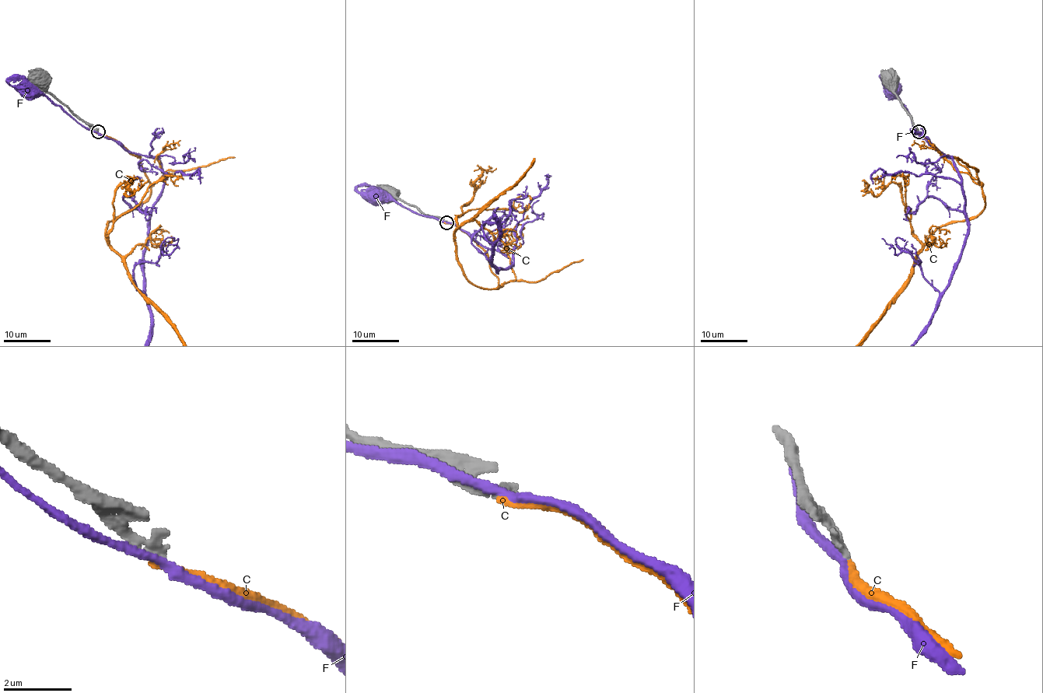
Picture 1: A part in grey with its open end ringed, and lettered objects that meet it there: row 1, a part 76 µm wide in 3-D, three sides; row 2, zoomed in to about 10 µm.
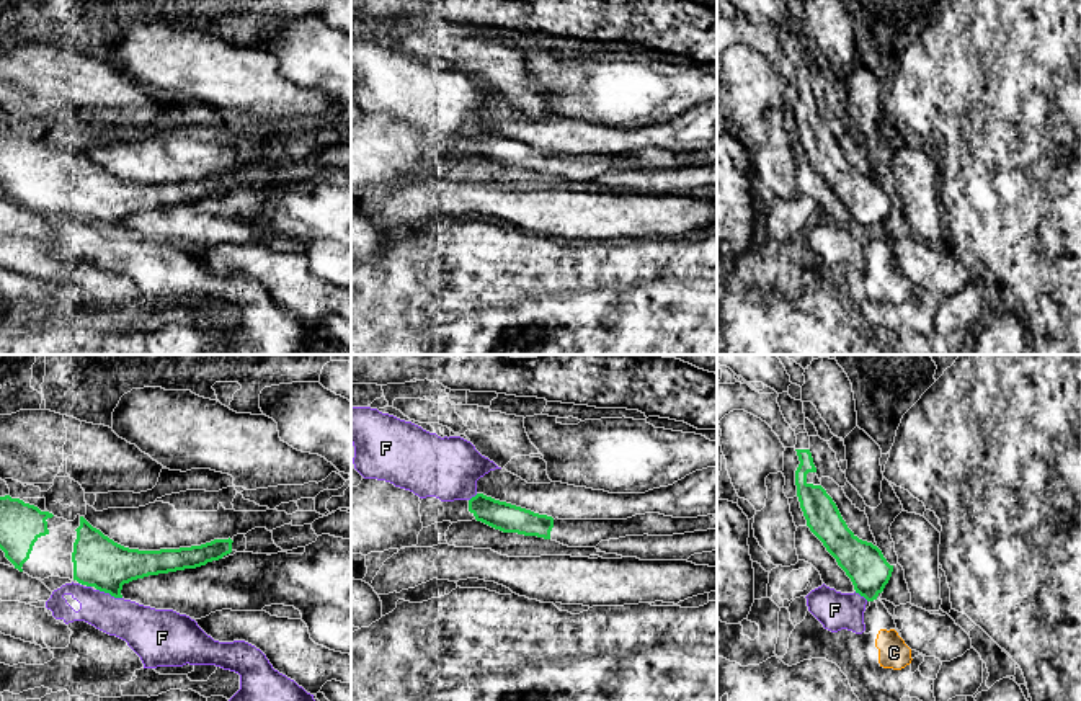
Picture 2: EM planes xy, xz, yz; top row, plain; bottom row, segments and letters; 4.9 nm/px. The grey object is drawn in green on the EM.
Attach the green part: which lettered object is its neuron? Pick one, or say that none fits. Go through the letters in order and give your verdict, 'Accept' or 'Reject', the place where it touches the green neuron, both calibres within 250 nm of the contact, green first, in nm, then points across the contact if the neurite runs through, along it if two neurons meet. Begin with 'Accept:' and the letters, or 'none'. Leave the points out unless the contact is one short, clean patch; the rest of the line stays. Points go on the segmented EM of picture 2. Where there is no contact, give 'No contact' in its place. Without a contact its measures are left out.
Accept: none
C: Reject. No contact
F: Reject. Touches green at xy (110, 593). Thickness 240 nm (green) against 220 nm. Boundary: xy (97, 589), (121, 598)

